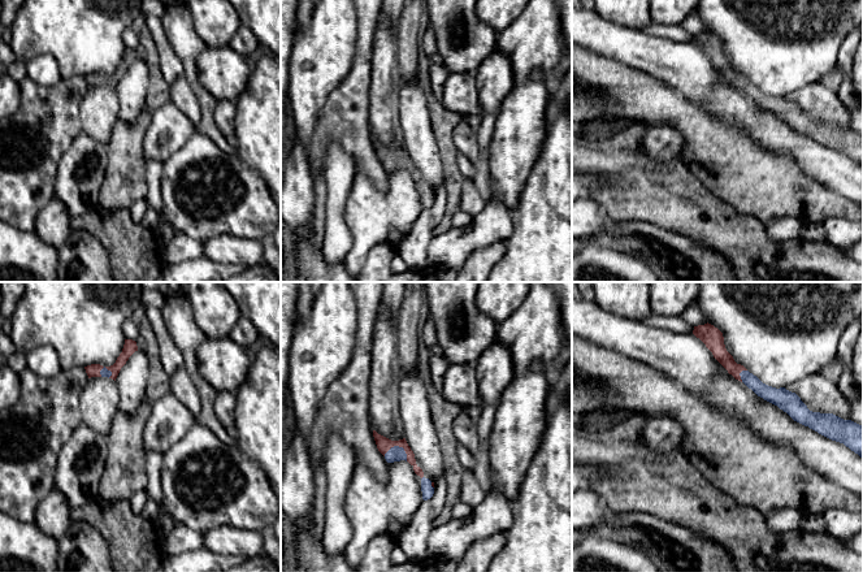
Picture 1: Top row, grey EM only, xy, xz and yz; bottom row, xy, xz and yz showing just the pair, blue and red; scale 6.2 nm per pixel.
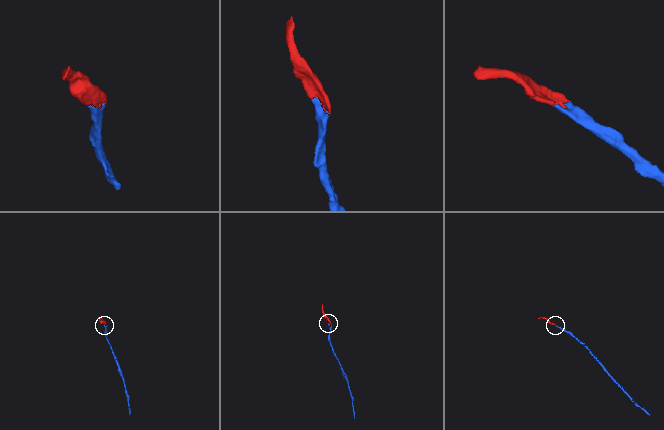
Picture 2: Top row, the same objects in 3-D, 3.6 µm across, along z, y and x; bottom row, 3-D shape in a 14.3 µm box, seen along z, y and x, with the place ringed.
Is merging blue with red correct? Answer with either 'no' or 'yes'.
yes

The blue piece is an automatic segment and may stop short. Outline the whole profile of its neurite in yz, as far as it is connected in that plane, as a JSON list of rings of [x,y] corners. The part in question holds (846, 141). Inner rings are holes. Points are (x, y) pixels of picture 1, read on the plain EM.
[[[707,31],[704,34],[694,35],[693,43],[706,53],[714,66],[729,83],[743,91],[758,105],[777,114],[794,130],[808,135],[832,150],[844,152],[863,168],[862,134],[851,129],[844,129],[833,122],[812,121],[795,101],[792,101],[785,96],[776,98],[763,92],[743,74],[734,70],[733,65],[725,57],[723,42],[714,34]]]

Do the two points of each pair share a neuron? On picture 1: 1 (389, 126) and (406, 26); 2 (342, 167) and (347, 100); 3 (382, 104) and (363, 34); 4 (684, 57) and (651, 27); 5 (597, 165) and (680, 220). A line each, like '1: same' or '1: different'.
1: different
2: different
3: different
4: different
5: same

